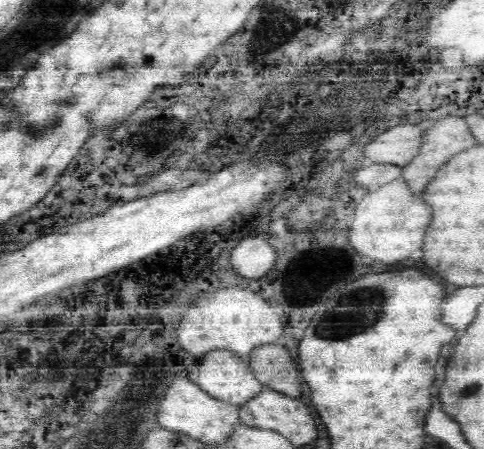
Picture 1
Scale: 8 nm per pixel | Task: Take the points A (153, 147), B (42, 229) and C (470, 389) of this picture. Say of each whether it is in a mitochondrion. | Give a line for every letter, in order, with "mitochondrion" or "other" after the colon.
A: other
B: other
C: mitochondrion

